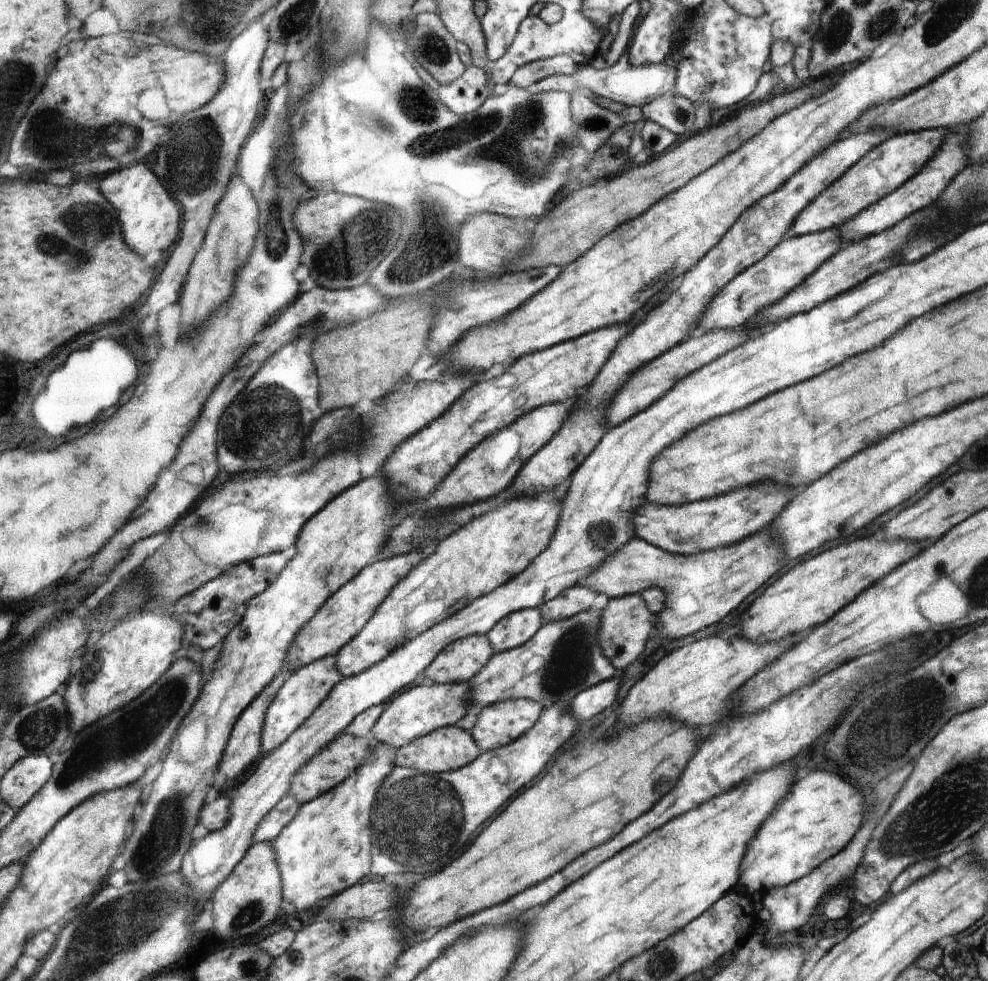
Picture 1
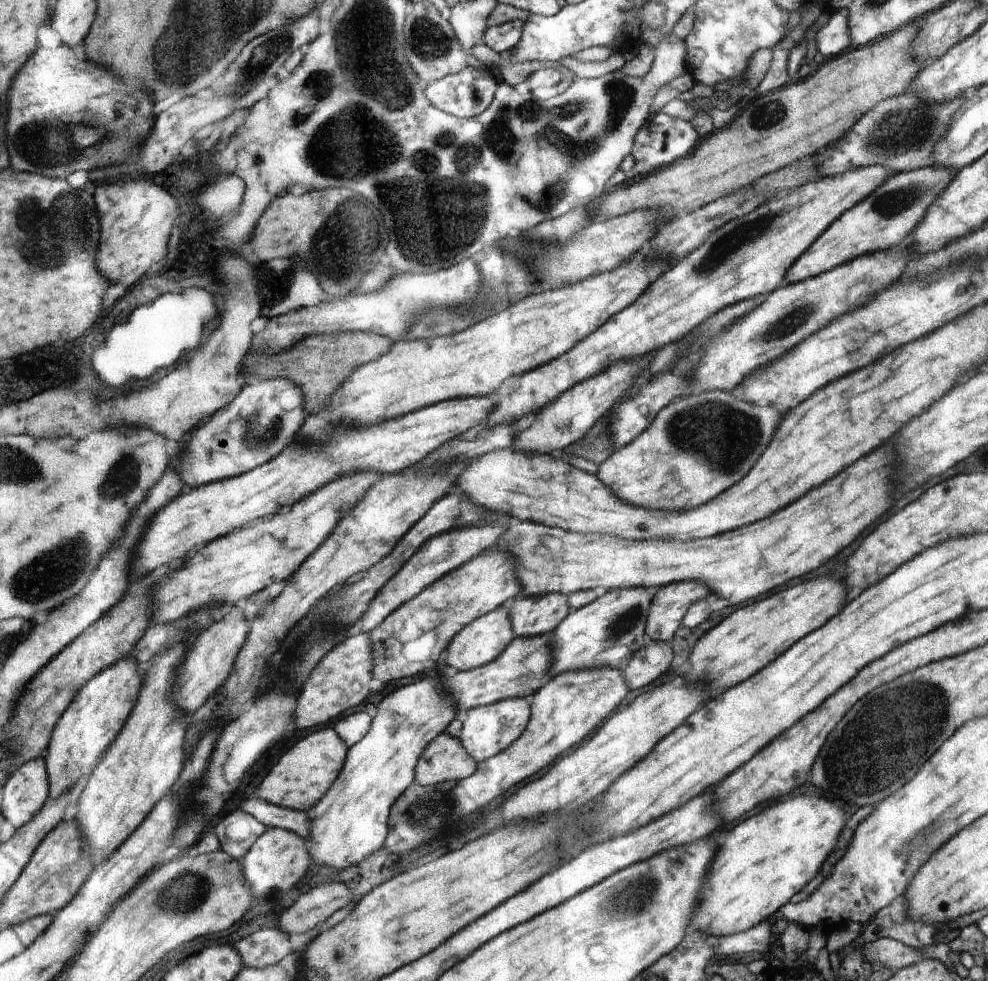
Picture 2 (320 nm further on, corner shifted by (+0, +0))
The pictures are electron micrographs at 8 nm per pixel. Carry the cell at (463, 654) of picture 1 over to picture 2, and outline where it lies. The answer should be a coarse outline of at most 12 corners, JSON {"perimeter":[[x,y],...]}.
{"perimeter":[[503,605],[453,638],[445,664],[459,671],[487,665],[515,637]]}

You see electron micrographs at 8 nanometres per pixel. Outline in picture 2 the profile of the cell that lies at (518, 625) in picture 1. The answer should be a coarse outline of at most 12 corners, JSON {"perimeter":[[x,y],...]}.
{"perimeter":[[567,595],[514,599],[515,636],[556,629],[569,616]]}

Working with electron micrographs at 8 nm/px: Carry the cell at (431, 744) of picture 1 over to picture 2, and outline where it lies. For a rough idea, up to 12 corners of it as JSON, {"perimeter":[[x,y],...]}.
{"perimeter":[[439,734],[418,759],[422,786],[462,781],[478,763],[459,739]]}

